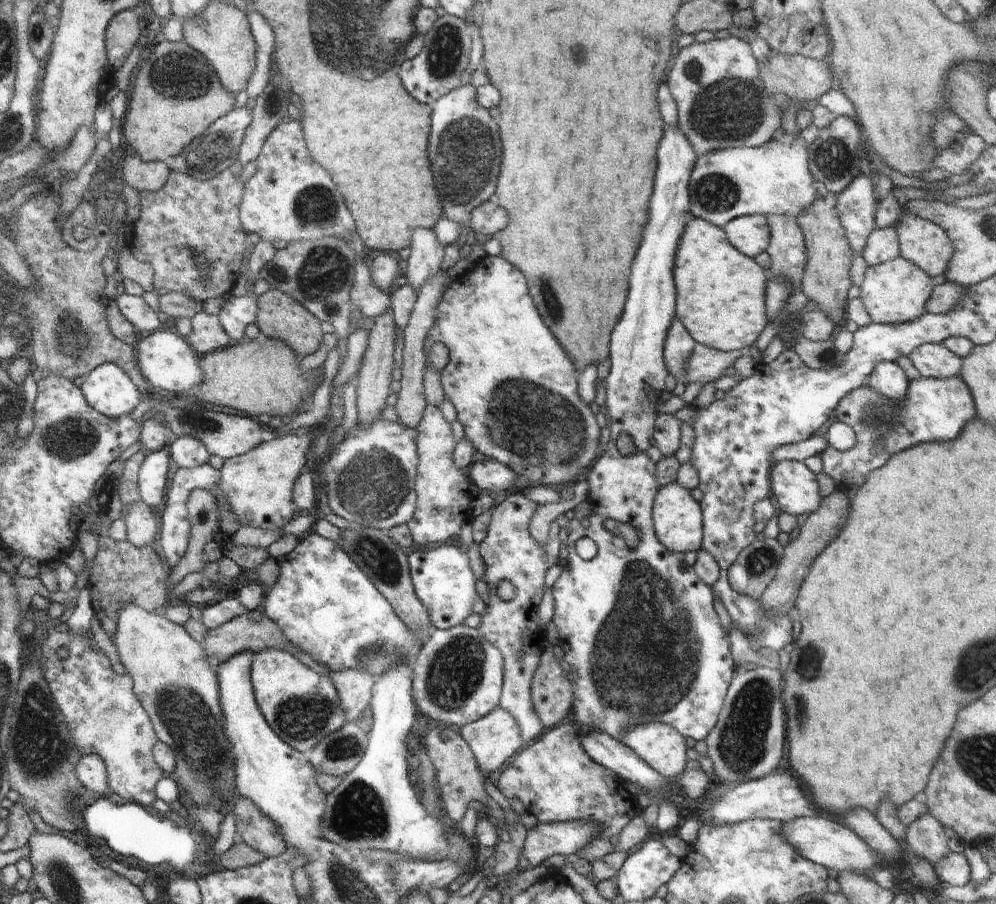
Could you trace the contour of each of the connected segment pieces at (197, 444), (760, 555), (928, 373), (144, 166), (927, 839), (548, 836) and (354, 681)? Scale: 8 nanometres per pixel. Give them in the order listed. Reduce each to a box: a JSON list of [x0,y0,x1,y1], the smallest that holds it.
[[170,436,211,470],[728,534,784,600],[909,343,962,377],[123,154,171,191],[905,813,949,866],[523,821,601,867],[329,670,375,723]]

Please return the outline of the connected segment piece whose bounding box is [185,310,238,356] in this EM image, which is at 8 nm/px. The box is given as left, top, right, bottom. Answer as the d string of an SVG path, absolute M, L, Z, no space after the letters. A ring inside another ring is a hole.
M202 310L192 319L192 330L185 336L192 350L200 356L224 349L229 345L236 344L232 338L224 332L223 324L220 323L218 316L208 314Z

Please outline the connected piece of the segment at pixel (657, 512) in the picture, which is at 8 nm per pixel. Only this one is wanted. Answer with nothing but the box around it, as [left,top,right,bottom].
[652,481,703,553]

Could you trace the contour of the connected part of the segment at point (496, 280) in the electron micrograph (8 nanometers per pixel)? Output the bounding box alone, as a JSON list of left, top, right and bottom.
[425,256,600,488]

